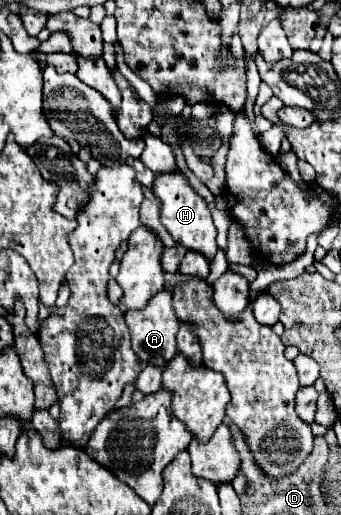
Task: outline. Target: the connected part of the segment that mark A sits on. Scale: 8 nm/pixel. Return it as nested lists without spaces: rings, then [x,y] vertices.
[[[167,290],[157,292],[145,310],[137,310],[133,314],[125,314],[125,322],[129,326],[131,334],[131,346],[143,364],[153,364],[153,366],[165,366],[175,354],[177,354],[177,344],[175,344],[175,334],[179,330],[177,318],[173,318],[173,298],[169,298]]]

